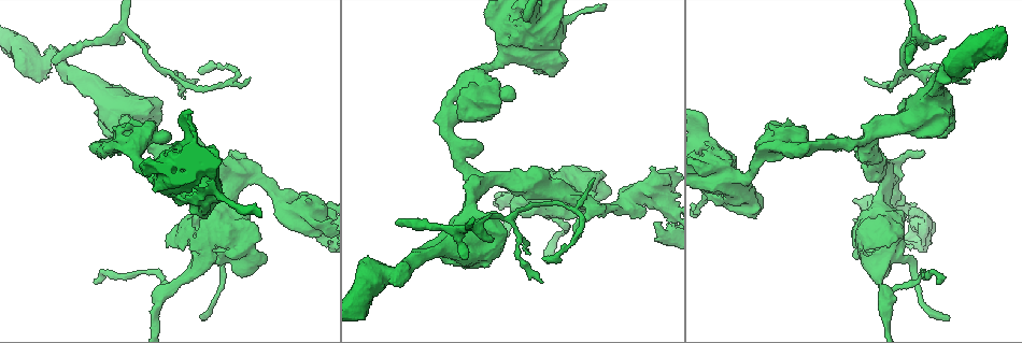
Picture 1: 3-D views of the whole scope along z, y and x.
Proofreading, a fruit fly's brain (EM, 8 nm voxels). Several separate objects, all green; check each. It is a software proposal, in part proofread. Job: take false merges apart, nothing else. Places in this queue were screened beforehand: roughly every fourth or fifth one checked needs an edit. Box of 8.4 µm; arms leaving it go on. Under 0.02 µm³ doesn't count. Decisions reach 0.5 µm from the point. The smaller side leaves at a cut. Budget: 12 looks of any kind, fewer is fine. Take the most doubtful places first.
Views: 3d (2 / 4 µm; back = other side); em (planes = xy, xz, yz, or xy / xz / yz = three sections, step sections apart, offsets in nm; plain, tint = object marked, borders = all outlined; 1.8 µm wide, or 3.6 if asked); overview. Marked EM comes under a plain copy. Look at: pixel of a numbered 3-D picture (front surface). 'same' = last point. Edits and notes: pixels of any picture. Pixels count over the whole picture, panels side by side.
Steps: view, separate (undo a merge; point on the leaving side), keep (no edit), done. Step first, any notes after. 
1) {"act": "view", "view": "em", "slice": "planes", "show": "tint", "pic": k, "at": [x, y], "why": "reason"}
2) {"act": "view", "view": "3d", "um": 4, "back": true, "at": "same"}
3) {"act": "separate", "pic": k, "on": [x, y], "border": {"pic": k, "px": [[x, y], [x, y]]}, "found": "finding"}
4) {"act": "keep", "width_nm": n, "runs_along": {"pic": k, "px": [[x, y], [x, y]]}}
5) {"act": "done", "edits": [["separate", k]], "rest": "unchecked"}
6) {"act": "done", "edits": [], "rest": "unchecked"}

{"act": "view", "view": "3d", "um": 2, "pic": 1, "at": [303, 211], "why": "two arms in line, one across"}

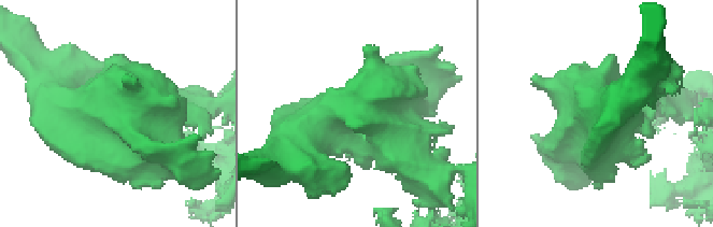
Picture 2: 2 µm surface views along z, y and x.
{"act": "view", "view": "em", "slice": "xz", "step": 16, "show": "borders", "pic": 2, "at": [593, 108]}

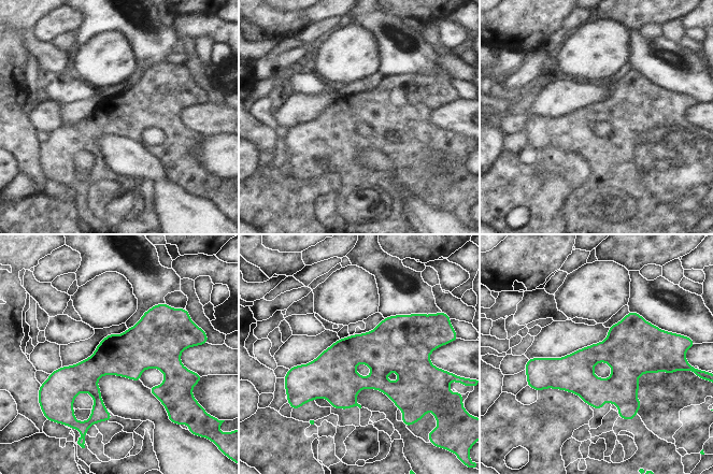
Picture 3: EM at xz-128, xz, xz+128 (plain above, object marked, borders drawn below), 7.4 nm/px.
{"act": "keep", "found": "continuous, no second neuron"}

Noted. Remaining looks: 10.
{"act": "view", "view": "em", "slice": "planes", "show": "tint", "pic": 1, "at": [916, 29], "why": "sharp bend"}

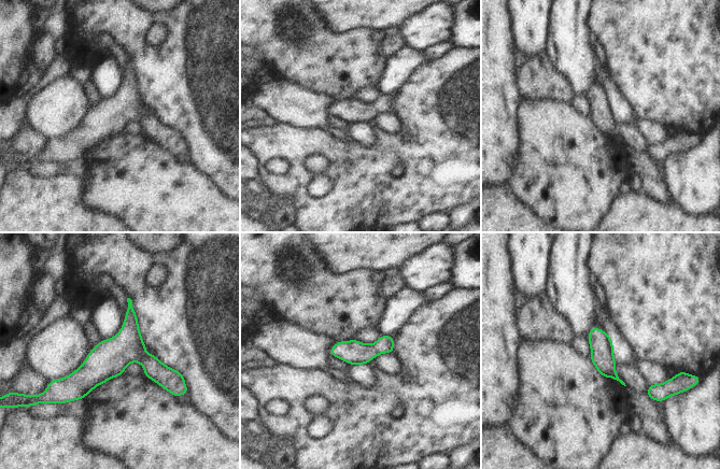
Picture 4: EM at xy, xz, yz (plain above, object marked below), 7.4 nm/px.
{"act": "keep", "runs_along": {"pic": 4, "px": [[179, 375], [111, 356], [65, 386]]}, "found": "continuous, no second neuron"}

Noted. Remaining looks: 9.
{"act": "view", "view": "em", "slice": "planes", "show": "tint", "pic": 1, "at": [234, 177], "why": "thin arm on a thick one"}

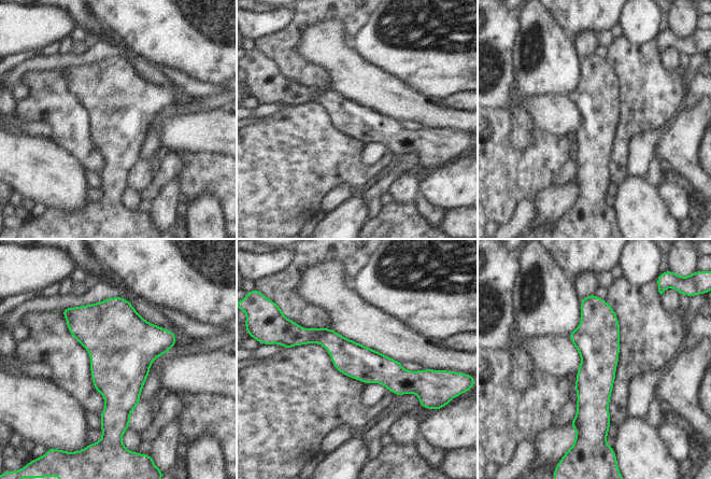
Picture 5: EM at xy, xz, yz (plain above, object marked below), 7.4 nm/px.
{"act": "keep", "runs_along": {"pic": 5, "px": [[296, 340], [326, 337], [357, 362], [420, 376]]}, "found": "one neuron here"}

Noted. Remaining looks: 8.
{"act": "view", "view": "em", "slice": "yz", "step": 16, "show": "tint", "pic": 1, "at": [509, 54], "why": "two arms at a narrow angle"}

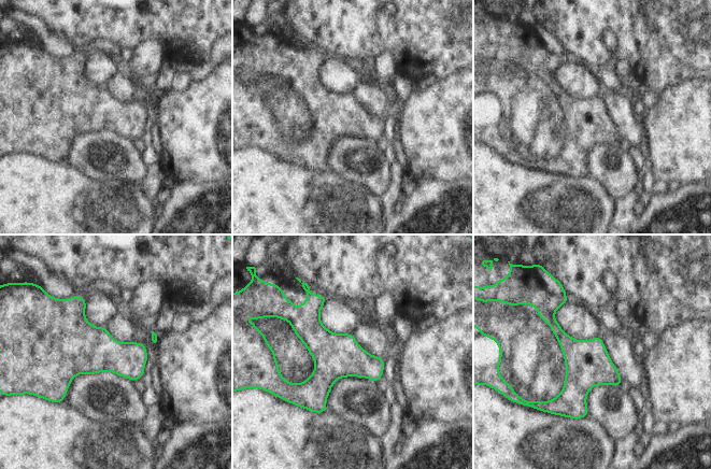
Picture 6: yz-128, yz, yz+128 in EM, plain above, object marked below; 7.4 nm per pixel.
{"act": "keep", "found": "continuous, no second neuron"}

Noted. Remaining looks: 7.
{"act": "view", "view": "3d", "um": 2, "pic": 1, "at": [378, 275], "why": "branch point"}

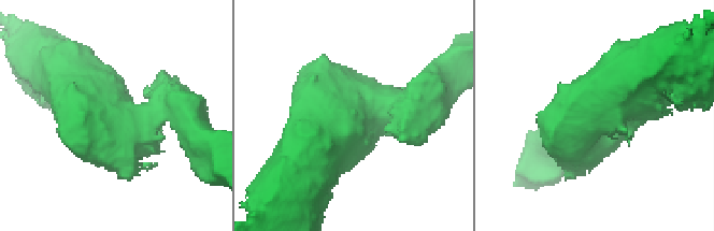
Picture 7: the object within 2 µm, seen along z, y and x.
{"act": "view", "view": "em", "slice": "planes", "show": "tint", "pic": 7, "at": [356, 109]}

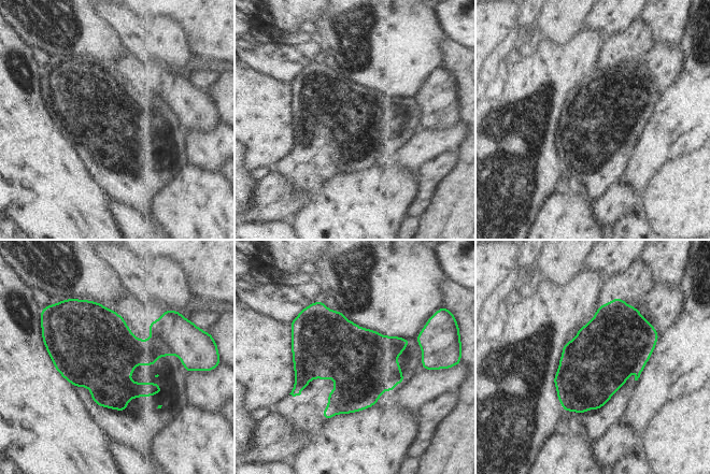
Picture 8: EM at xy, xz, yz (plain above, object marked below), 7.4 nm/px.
{"act": "separate", "pic": 8, "on": [129, 350], "border": {"pic": 8, "px": [[151, 338], [160, 342], [171, 354]]}, "found": "a second neuron is stuck on"}

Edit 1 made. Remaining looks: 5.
{"act": "done", "edits": [["separate", 8]], "rest": "unchecked"}

